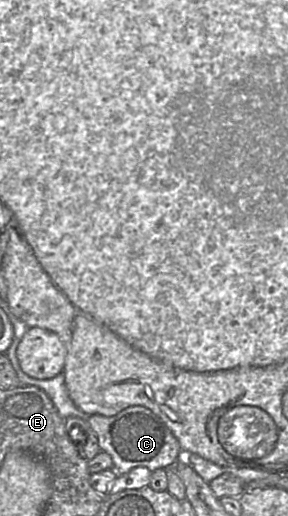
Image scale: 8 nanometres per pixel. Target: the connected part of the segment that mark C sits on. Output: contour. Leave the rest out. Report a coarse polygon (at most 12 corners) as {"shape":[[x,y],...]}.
{"shape":[[134,405],[90,415],[115,474],[172,468],[181,451],[166,424]]}

